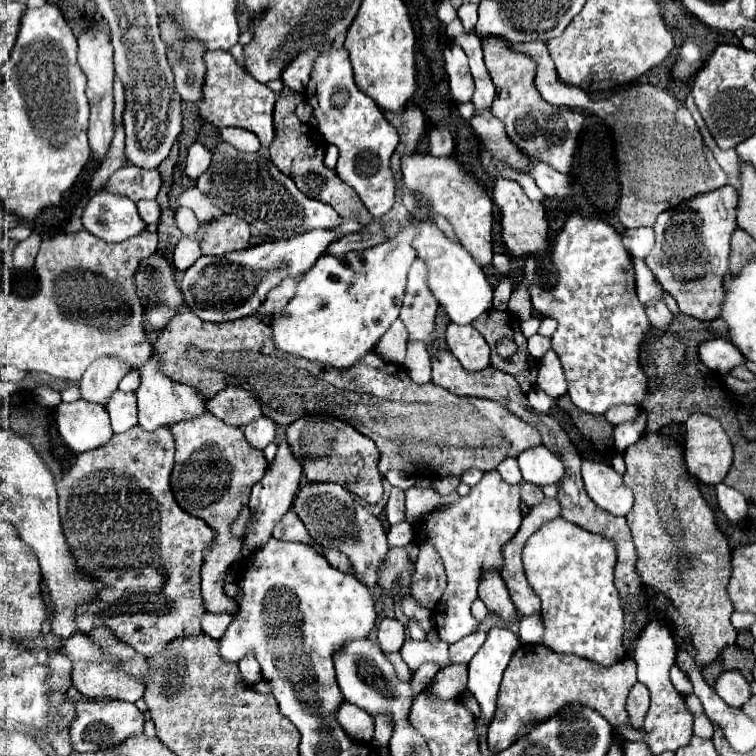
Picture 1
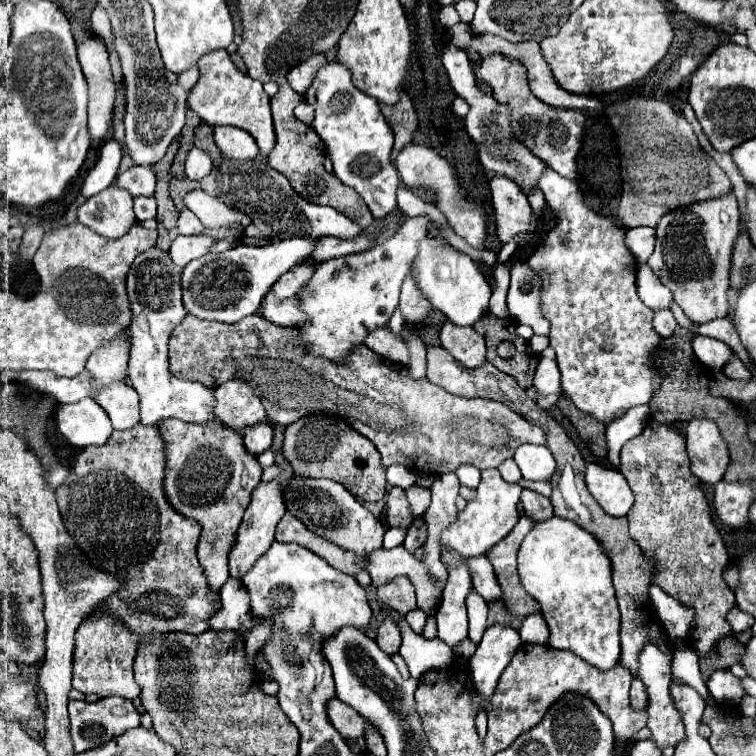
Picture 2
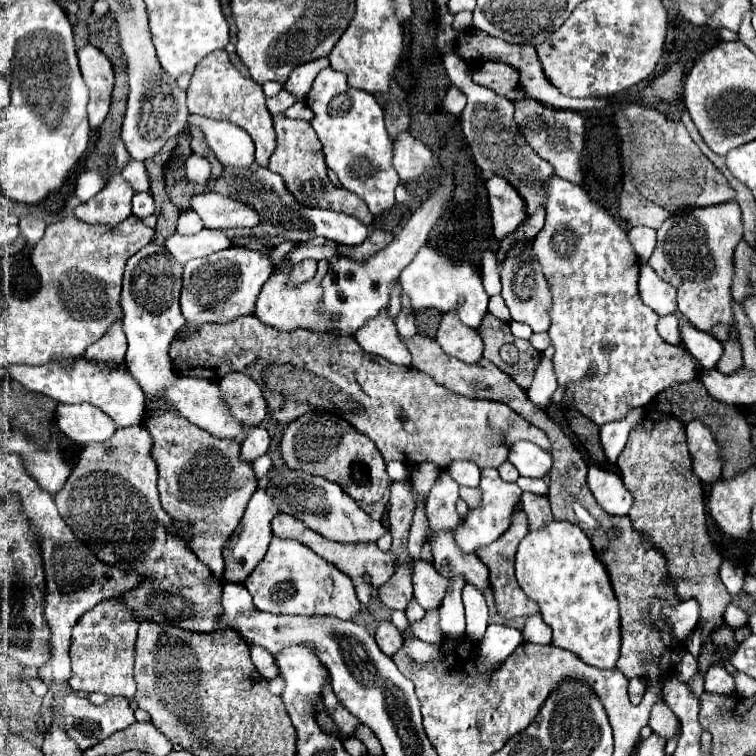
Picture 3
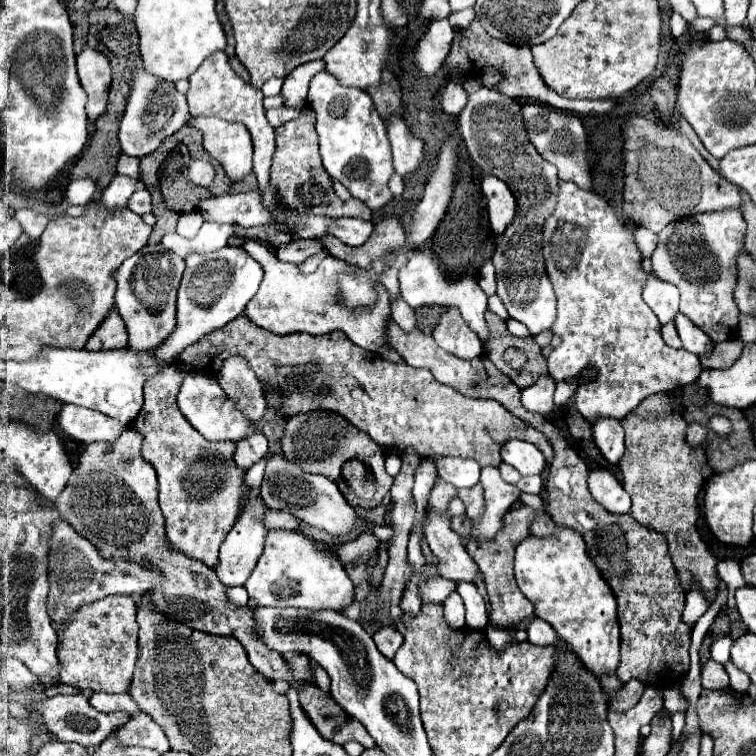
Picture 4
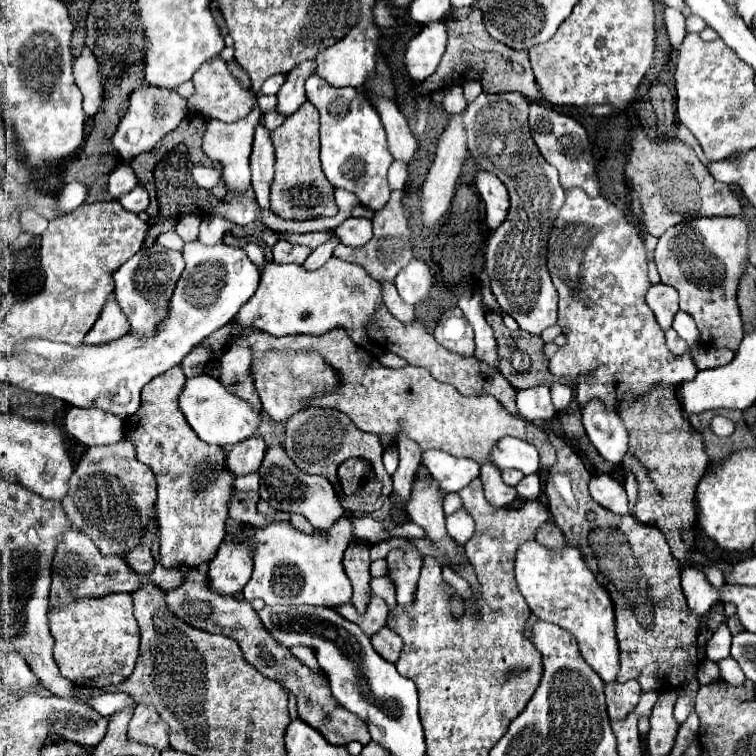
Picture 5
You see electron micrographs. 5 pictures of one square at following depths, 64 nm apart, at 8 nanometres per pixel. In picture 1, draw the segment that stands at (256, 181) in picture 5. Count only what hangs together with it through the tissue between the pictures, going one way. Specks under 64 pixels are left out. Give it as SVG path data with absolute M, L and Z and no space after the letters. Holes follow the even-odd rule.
M210 50L204 54L208 72L204 82L204 98L200 102L200 116L208 118L212 124L224 128L224 126L242 126L250 132L254 132L262 146L270 146L274 138L274 104L280 94L272 92L266 84L254 80L242 66L236 64L230 52L226 50Z

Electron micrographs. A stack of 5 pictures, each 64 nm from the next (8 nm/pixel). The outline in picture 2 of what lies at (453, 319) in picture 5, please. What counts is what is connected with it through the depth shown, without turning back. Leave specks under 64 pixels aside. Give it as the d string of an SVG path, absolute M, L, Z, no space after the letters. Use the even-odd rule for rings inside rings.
M446 320L440 330L440 342L466 368L478 368L486 362L484 338L472 326L456 326Z

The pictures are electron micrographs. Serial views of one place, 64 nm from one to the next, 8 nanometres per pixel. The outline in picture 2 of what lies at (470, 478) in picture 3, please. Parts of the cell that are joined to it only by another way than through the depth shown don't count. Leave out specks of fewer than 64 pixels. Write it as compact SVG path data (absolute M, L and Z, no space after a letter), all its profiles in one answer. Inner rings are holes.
M464 464L456 470L456 476L460 478L460 484L468 486L468 488L476 488L476 484L480 482L480 470L476 466Z

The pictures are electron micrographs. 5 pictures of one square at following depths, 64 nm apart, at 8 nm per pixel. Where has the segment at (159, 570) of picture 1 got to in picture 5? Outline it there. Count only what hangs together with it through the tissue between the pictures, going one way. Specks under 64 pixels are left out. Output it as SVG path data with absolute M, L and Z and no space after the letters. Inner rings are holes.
M128 438L112 446L87 449L68 482L62 510L74 528L88 534L104 556L122 556L144 542L144 532L156 520L154 472L136 460L136 448ZM176 564L174 568L184 572L184 582L178 588L166 592L166 606L174 616L178 616L188 626L194 626L198 630L234 638L240 644L244 658L260 674L264 674L270 680L276 680L296 696L298 716L306 720L306 724L316 728L330 744L346 746L348 742L356 740L366 746L372 740L366 724L360 718L356 718L352 712L348 712L344 706L340 706L338 700L334 700L328 680L322 676L322 672L310 670L308 666L298 662L286 648L280 648L280 644L272 640L266 628L260 626L256 610L246 600L236 600L232 596L228 598L228 596L220 596L220 592L212 592L212 588L208 588L208 572L200 572L198 568L184 564L182 566Z

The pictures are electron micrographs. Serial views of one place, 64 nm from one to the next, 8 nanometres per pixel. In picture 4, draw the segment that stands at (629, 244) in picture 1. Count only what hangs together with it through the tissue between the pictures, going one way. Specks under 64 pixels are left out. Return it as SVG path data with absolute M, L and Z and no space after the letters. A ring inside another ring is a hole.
M636 228L634 230L634 238L636 238L636 244L638 244L642 256L650 258L654 248L656 248L656 244L658 244L658 236L654 232L650 232L648 228Z

